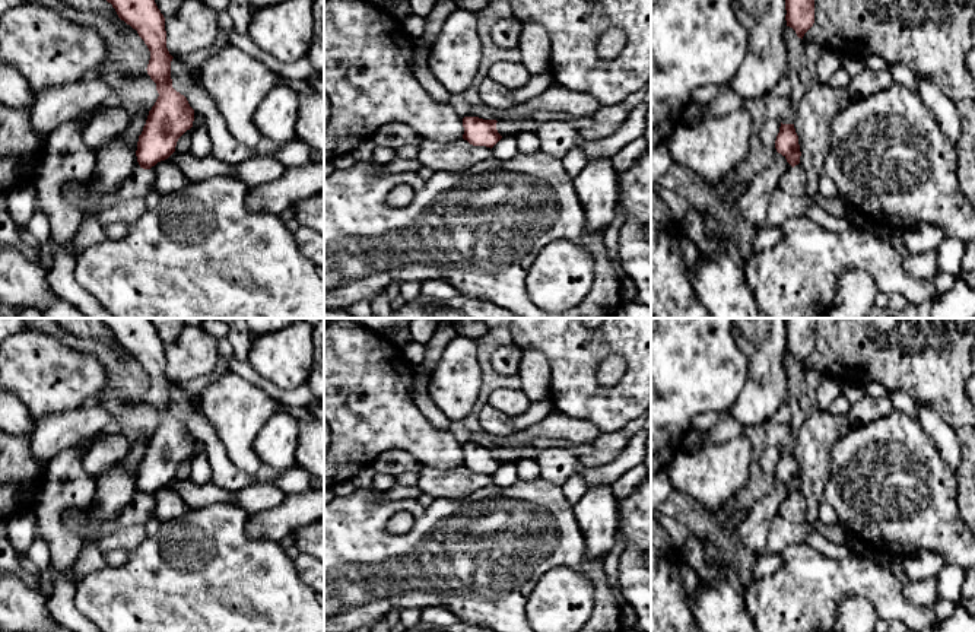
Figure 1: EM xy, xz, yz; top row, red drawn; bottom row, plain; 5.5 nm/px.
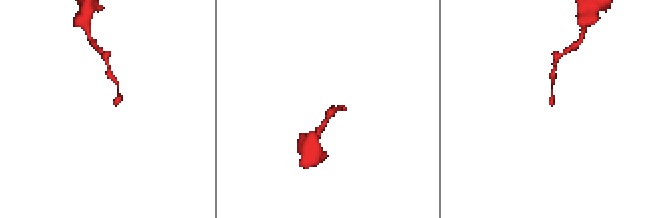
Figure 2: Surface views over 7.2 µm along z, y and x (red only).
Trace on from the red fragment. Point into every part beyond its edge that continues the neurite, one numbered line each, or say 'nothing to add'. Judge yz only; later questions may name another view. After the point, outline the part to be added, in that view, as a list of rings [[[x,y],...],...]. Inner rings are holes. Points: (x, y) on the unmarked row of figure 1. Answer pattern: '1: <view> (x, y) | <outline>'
1: yz (752, 533) | [[[775,480],[771,492],[755,504],[737,528],[737,549],[756,555],[765,553],[768,530],[772,518],[778,514],[779,504],[787,498],[788,489],[781,480]]]

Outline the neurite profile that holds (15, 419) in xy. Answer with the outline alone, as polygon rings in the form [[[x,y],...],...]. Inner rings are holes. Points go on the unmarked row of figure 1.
[[[0,393],[0,429],[10,435],[32,435],[35,422],[12,393]]]

